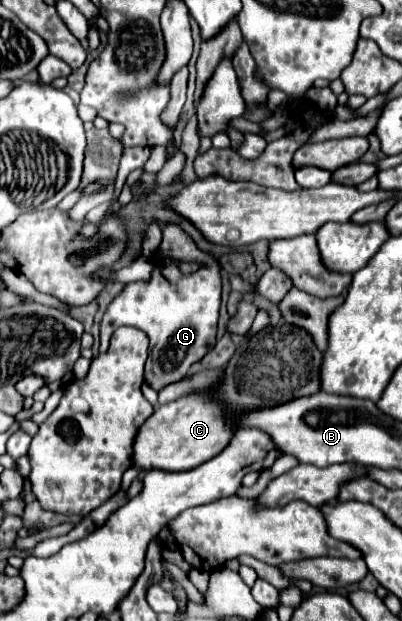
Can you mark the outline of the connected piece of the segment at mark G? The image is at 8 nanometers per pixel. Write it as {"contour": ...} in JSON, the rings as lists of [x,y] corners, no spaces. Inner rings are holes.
{"contour":[[[162,223],[160,253],[170,259],[170,263],[154,263],[152,277],[148,281],[136,281],[124,285],[124,289],[112,299],[102,321],[100,321],[100,351],[108,349],[110,335],[122,325],[138,327],[150,337],[150,365],[152,371],[146,373],[146,381],[152,389],[164,387],[164,383],[174,383],[182,379],[190,365],[200,361],[216,345],[216,325],[218,307],[222,291],[220,263],[216,257],[202,251],[194,239],[178,223]],[[182,263],[202,265],[192,273],[180,269]]]}

